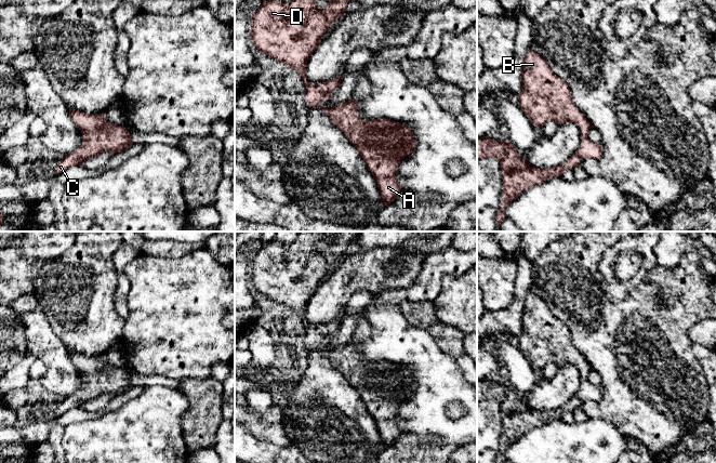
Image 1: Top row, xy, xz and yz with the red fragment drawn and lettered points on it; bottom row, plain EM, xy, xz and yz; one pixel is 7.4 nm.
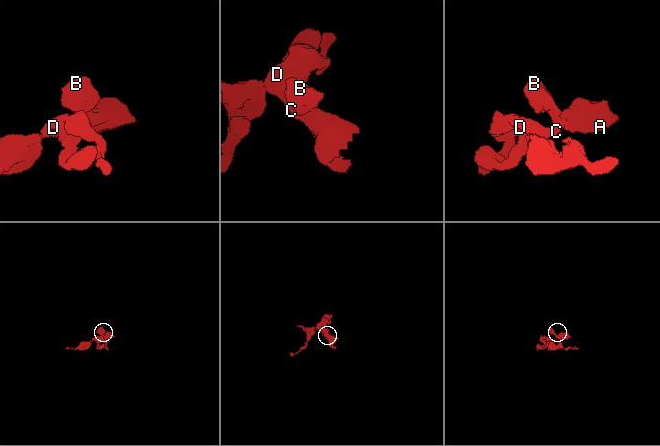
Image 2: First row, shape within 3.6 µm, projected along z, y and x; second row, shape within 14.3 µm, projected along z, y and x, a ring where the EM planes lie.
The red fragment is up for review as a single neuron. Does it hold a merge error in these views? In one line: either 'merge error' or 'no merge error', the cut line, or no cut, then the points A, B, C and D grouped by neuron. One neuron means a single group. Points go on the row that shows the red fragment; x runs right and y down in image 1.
no merge error | no cut | A B C D

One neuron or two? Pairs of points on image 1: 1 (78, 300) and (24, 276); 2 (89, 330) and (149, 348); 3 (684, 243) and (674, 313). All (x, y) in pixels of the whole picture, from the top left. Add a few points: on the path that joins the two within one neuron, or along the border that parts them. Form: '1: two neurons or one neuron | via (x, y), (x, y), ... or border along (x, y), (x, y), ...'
1: two neurons | border along (50, 261), (41, 267), (35, 279), (32, 292)
2: two neurons | border along (124, 319), (120, 341)
3: two neurons | border along (690, 247), (674, 267), (658, 265)

